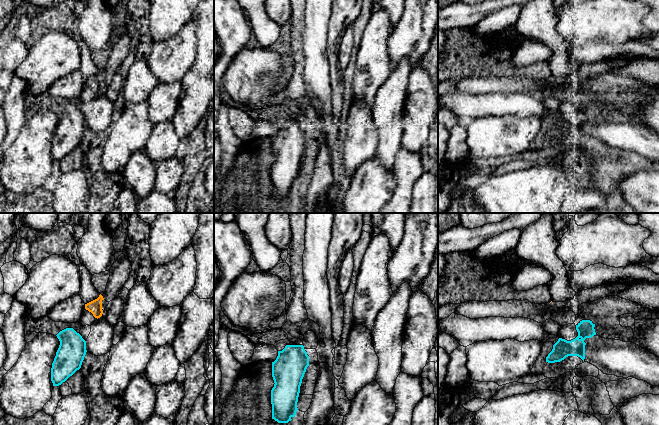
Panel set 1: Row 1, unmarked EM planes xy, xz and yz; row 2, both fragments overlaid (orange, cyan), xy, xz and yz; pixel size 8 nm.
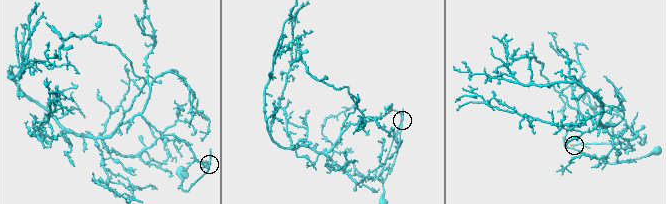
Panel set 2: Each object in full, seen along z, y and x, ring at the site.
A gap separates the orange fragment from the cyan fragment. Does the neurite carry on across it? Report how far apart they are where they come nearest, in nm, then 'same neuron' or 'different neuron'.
gap 190 nm; different neuron

